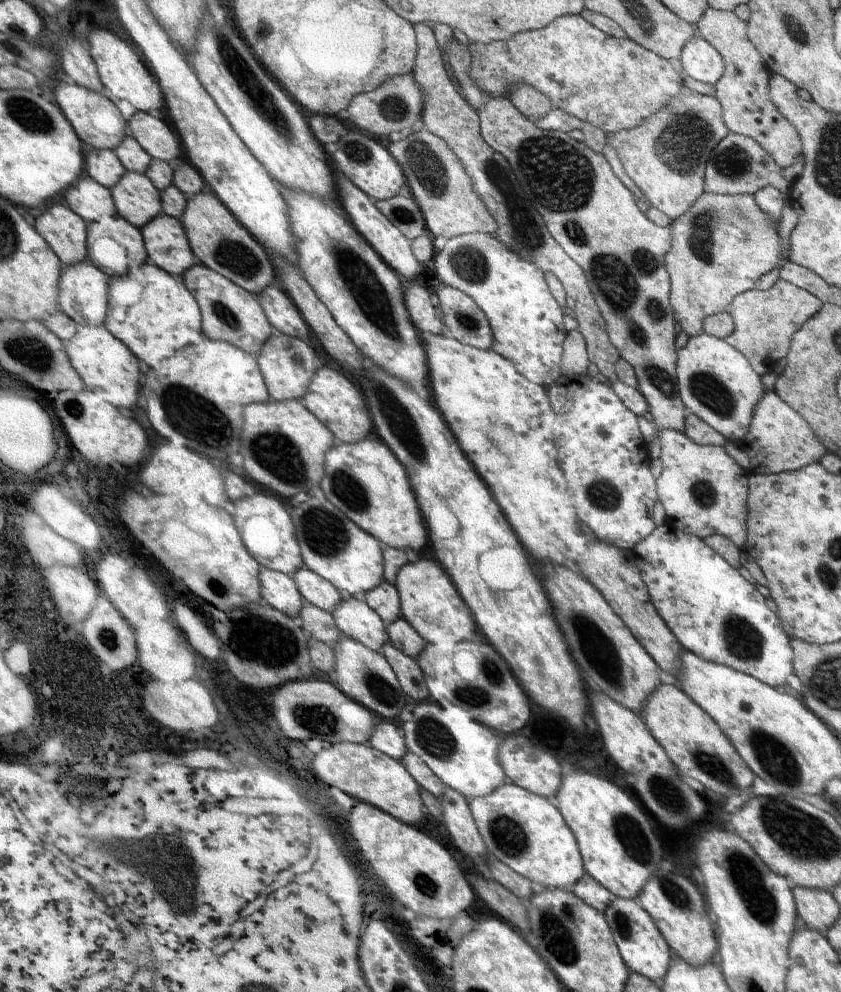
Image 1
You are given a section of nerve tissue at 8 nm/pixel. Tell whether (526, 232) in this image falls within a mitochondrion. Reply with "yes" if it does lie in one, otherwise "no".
yes

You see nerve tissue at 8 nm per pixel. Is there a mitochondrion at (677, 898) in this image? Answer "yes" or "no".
yes

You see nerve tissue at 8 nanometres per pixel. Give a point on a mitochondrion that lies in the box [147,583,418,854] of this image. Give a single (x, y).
(276, 640)

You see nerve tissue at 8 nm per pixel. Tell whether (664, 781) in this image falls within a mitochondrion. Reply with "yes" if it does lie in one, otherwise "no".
yes

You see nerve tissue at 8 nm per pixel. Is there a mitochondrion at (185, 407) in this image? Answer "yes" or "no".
yes

